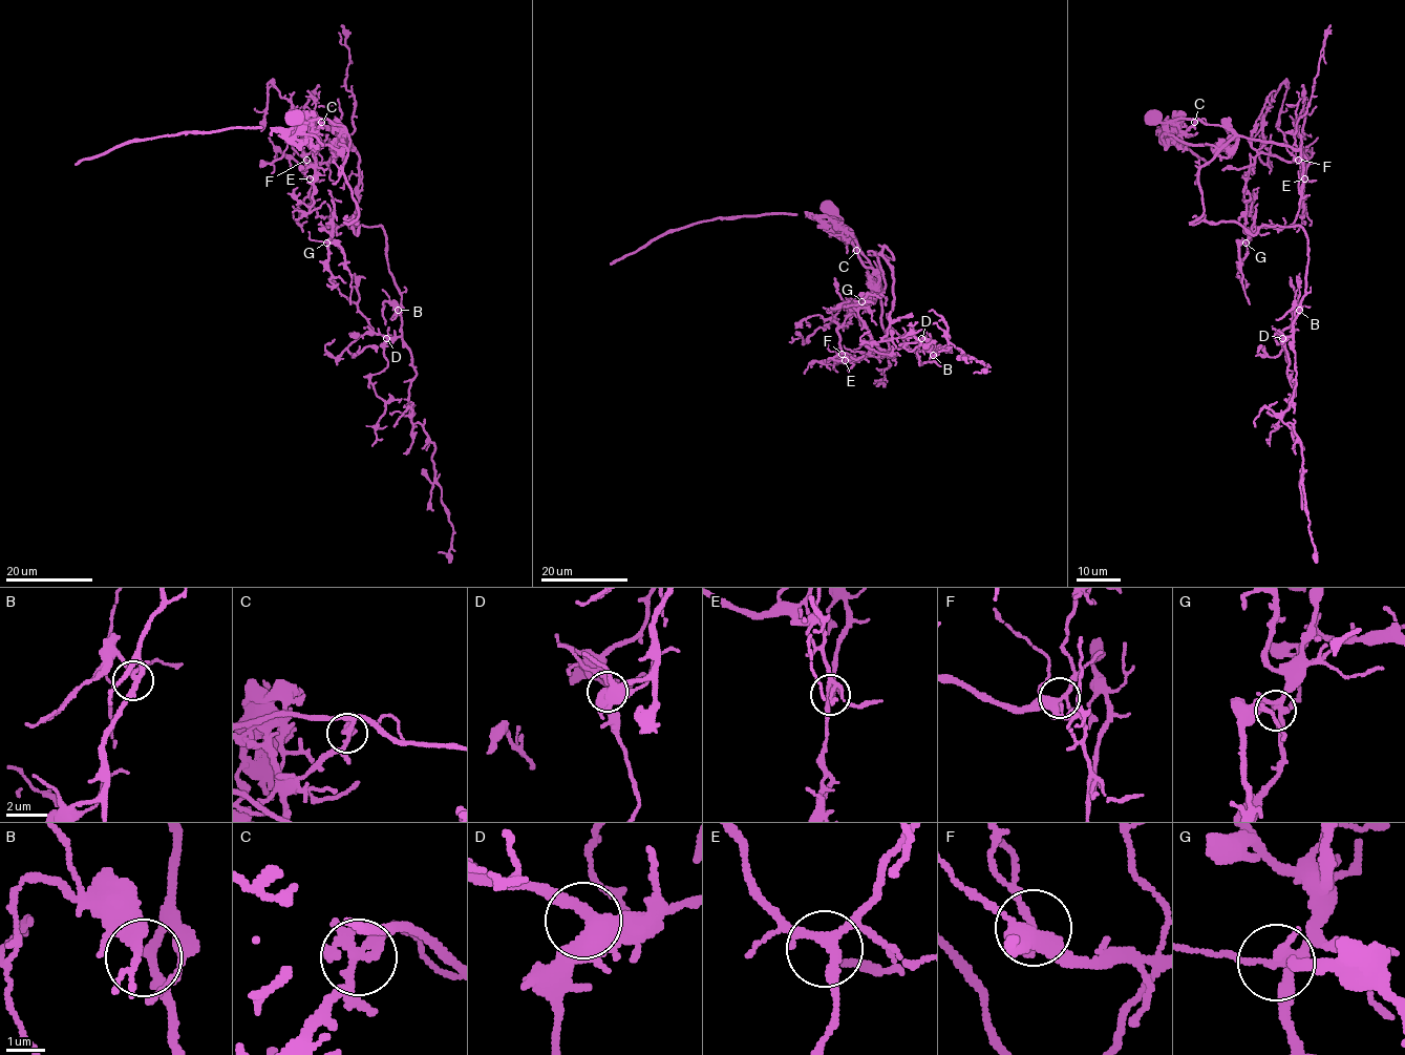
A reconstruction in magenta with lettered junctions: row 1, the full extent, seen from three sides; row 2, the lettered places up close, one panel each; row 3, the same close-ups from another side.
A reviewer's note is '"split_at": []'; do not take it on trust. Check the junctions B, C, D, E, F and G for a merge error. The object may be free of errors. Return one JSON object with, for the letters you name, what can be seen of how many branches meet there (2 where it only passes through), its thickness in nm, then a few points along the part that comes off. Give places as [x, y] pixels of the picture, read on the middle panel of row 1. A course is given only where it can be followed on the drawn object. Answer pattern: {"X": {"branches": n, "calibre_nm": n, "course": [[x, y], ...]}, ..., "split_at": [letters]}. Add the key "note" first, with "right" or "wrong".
{"note": "wrong", "C": {"branches": 4, "calibre_nm": 240, "course": [[856, 250], [847, 233], [837, 232], [825, 220], [797, 214], [765, 213], [717, 217], [668, 230], [611, 265]]}, "split_at": ["C"]}

